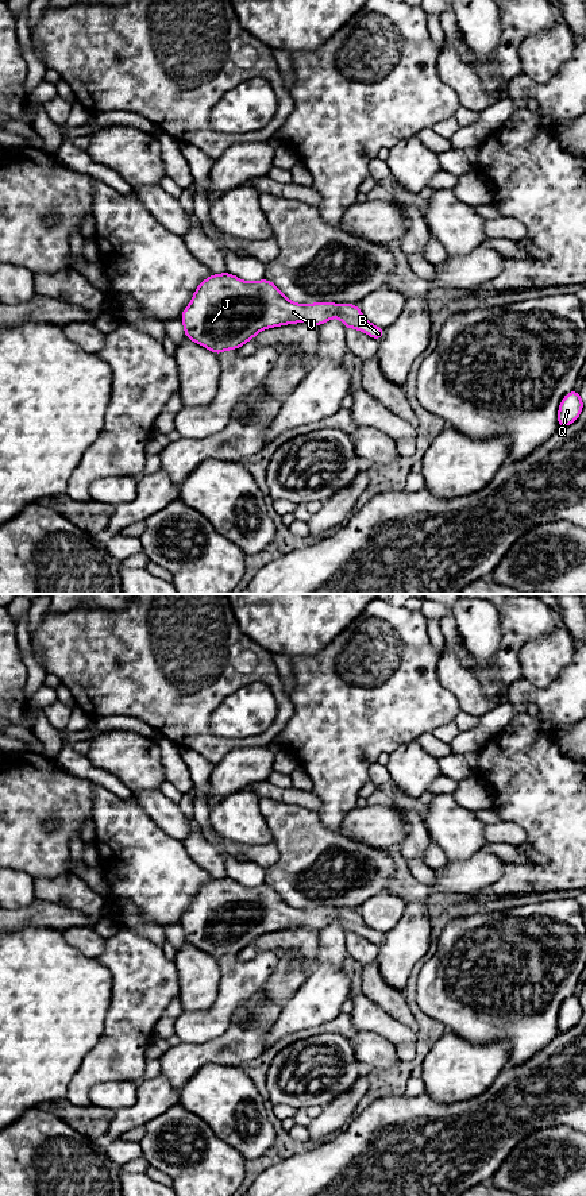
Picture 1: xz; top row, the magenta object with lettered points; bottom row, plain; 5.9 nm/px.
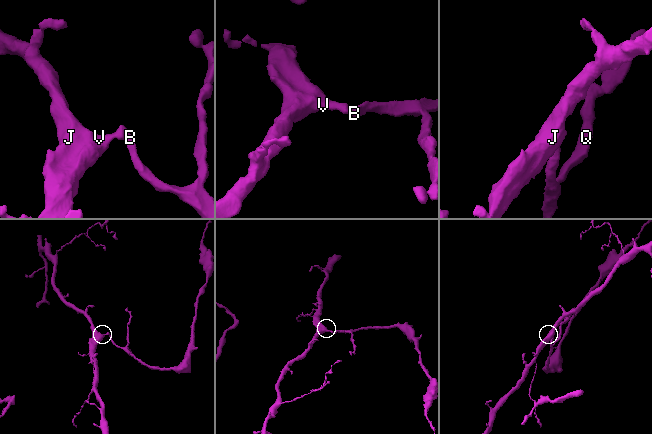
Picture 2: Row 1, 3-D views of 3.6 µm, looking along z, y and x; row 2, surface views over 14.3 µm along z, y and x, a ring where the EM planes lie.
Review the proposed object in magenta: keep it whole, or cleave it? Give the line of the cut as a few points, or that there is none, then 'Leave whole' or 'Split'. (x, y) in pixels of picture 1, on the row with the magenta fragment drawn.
No split. Leave whole

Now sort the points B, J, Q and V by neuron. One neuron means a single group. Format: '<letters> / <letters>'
B J Q V

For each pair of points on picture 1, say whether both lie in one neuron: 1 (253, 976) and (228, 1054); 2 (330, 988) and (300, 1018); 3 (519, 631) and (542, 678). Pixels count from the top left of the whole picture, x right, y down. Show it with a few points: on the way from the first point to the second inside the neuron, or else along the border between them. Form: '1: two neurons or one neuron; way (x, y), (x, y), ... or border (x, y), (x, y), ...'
1: two neurons; border (269, 977), (261, 990), (236, 1009), (228, 1026)
2: one neuron; way (323, 995), (307, 1011)
3: two neurons; border (554, 628), (521, 647), (521, 674)

